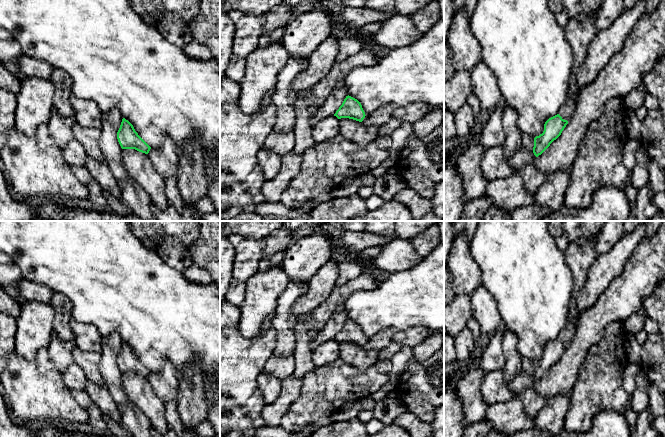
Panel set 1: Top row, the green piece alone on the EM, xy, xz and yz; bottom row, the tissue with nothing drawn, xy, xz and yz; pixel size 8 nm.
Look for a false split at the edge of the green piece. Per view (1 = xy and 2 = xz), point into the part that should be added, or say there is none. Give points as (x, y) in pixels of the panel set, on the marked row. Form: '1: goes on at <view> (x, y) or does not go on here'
1: does not go on here
2: does not go on here

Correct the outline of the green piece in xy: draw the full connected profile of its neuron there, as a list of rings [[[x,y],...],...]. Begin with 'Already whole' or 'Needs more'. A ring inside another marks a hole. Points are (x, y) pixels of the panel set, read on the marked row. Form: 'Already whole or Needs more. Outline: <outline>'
Already whole. Outline: [[[125,118],[122,119],[117,132],[117,139],[122,149],[135,149],[145,154],[148,154],[151,149],[135,131],[133,125]]]

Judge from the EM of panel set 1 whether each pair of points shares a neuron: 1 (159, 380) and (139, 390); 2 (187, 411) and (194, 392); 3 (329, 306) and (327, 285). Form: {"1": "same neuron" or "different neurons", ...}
{"1": "different neurons", "2": "same neuron", "3": "different neurons"}

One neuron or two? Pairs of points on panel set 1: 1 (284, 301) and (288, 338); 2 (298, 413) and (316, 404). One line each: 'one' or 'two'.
1: one
2: one

